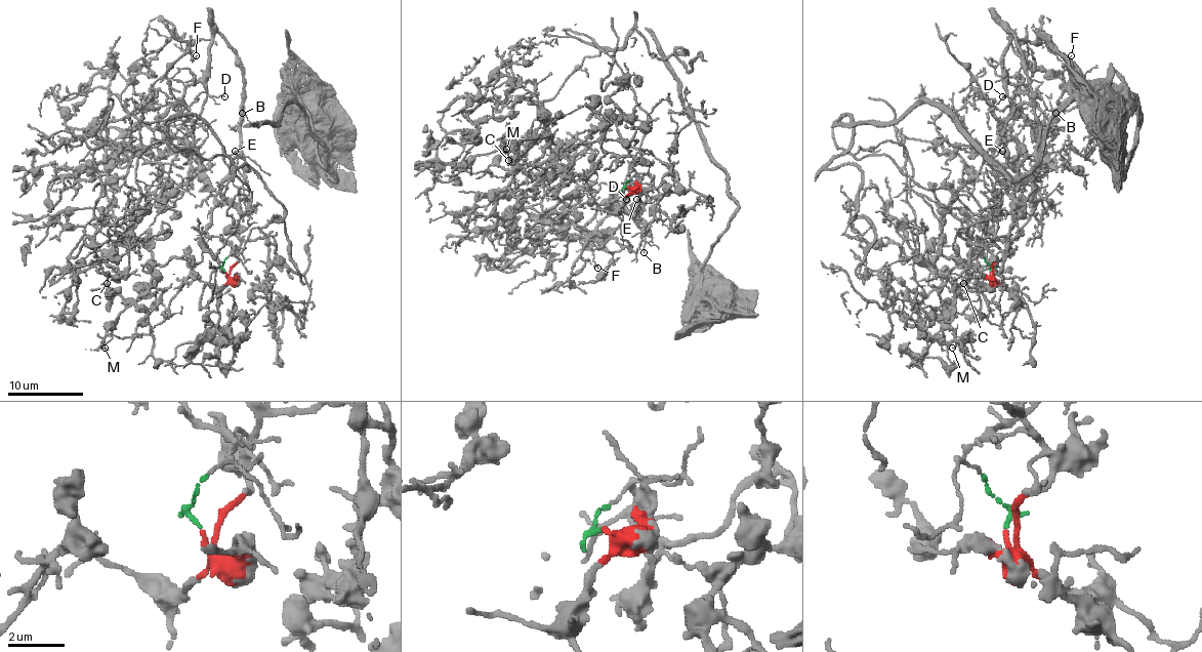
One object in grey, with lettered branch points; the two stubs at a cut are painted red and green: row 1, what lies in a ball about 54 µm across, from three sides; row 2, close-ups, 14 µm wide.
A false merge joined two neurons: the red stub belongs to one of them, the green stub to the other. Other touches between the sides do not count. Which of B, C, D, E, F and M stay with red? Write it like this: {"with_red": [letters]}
{"with_red": ["C", "M"]}

